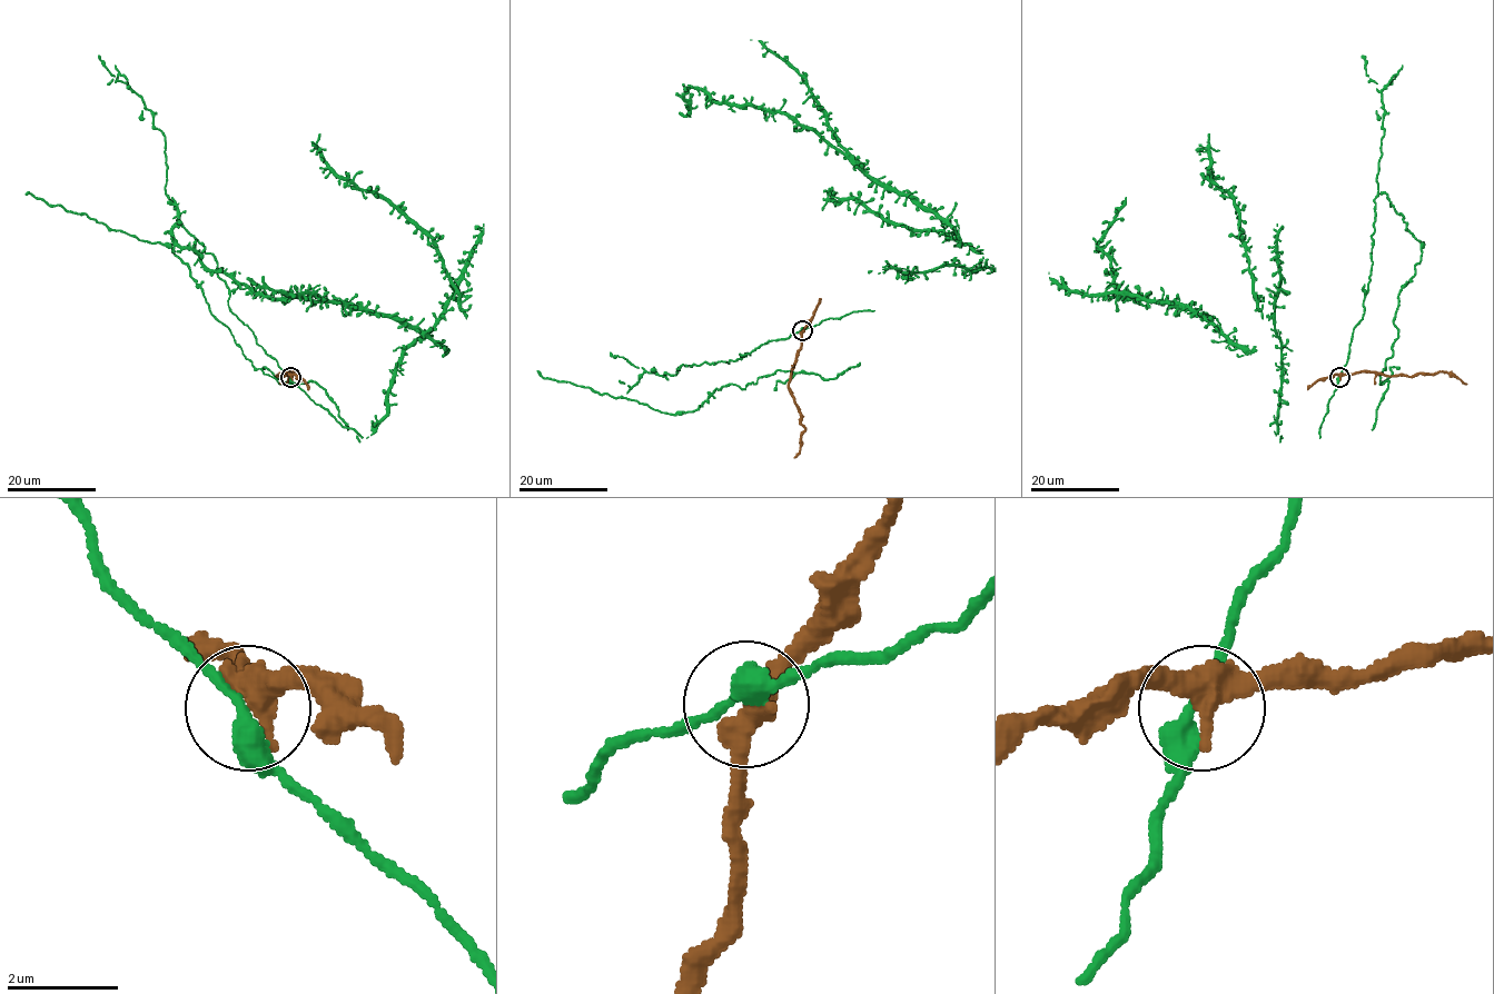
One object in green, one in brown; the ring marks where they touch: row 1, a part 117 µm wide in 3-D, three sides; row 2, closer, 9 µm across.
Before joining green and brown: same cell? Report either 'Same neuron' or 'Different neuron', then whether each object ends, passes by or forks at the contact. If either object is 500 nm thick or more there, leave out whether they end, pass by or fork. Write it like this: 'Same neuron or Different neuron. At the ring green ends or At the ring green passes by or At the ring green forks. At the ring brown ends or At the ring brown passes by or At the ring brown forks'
Different neuron. At the ring green passes by. At the ring brown passes by

